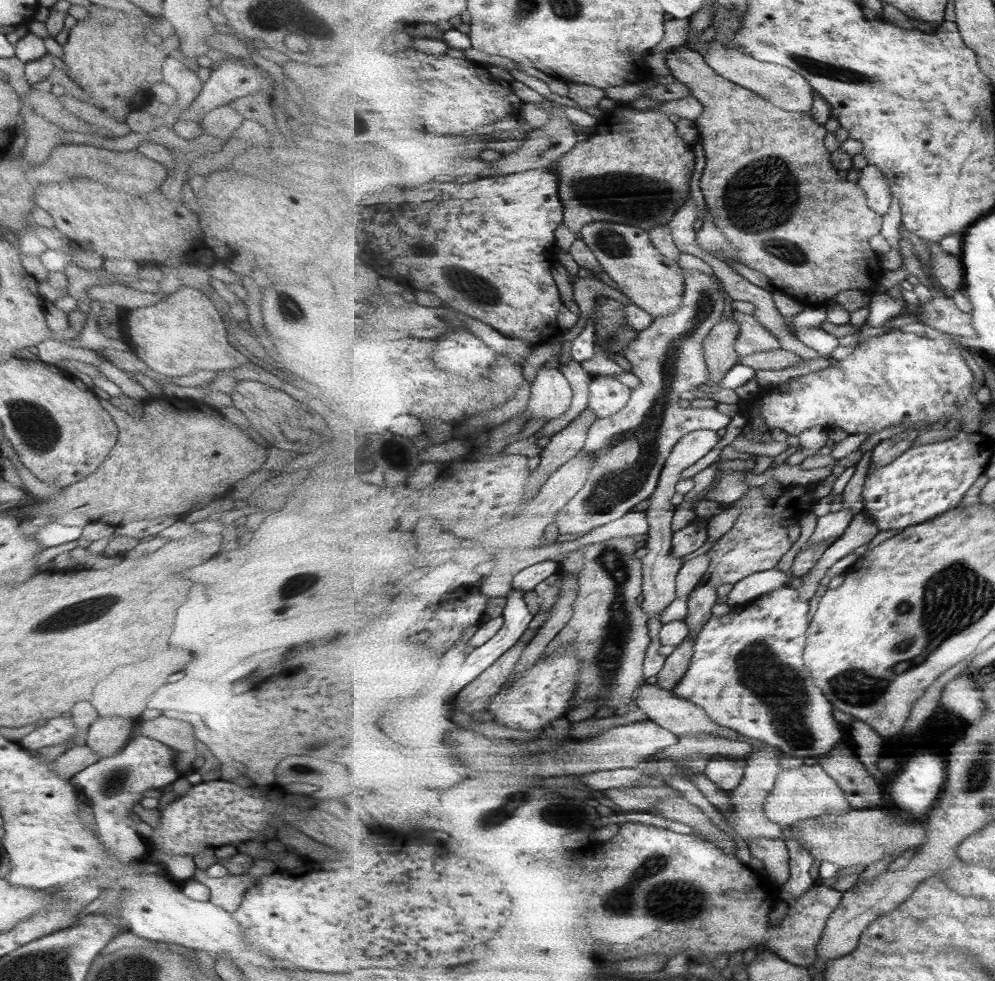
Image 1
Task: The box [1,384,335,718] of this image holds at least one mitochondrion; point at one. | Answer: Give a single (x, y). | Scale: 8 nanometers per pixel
(39, 430)

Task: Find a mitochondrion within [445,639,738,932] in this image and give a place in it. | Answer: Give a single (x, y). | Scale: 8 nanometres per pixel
(677, 902)

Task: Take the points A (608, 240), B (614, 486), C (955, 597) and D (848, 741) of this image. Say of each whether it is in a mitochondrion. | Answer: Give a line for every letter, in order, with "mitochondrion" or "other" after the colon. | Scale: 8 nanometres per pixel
A: mitochondrion
B: mitochondrion
C: mitochondrion
D: other

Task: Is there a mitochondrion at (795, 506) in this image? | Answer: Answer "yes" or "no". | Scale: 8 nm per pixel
no

